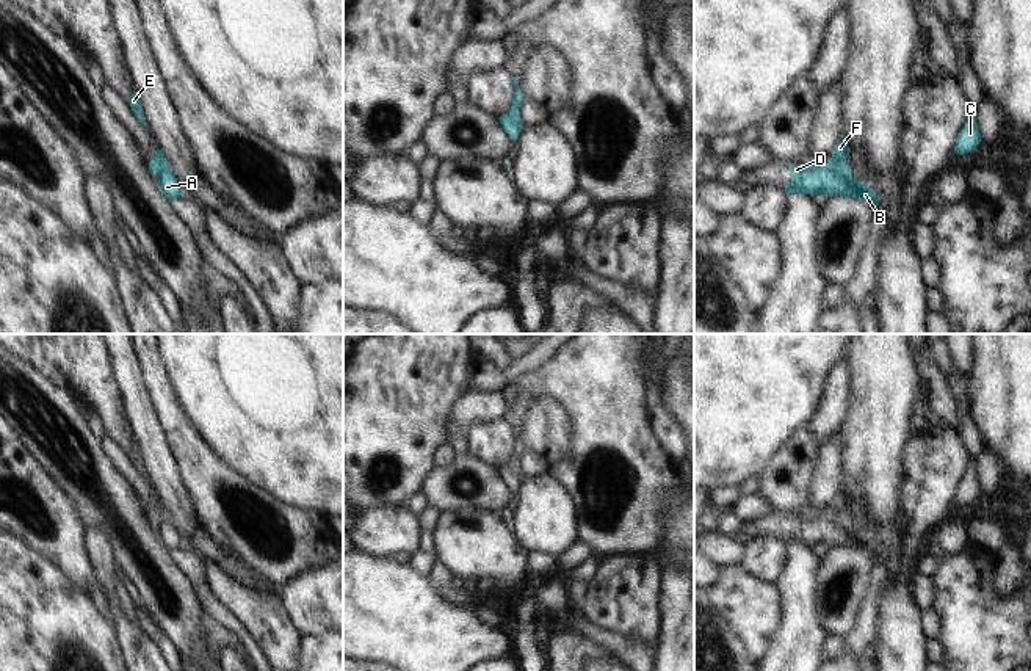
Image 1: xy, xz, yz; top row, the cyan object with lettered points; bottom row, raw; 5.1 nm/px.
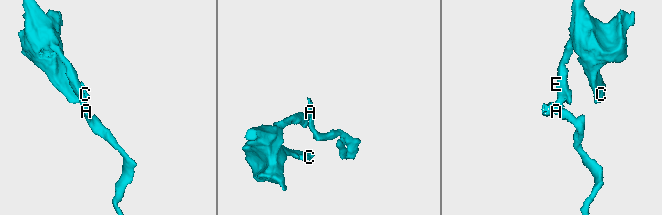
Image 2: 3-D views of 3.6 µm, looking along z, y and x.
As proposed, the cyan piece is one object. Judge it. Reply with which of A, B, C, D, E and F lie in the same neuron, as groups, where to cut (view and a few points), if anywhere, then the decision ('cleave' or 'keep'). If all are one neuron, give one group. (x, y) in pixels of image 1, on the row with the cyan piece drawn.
A B D / C E F | yz (829, 163), (840, 174), (850, 177) | cleave

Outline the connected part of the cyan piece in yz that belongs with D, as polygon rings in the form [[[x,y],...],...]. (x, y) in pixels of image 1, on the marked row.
[[[815,158],[804,166],[788,163],[791,168],[791,182],[785,187],[785,194],[798,191],[799,194],[815,196],[826,193],[830,198],[856,198],[865,201],[874,212],[879,205],[876,191],[863,182],[840,176],[830,163],[818,163]]]

